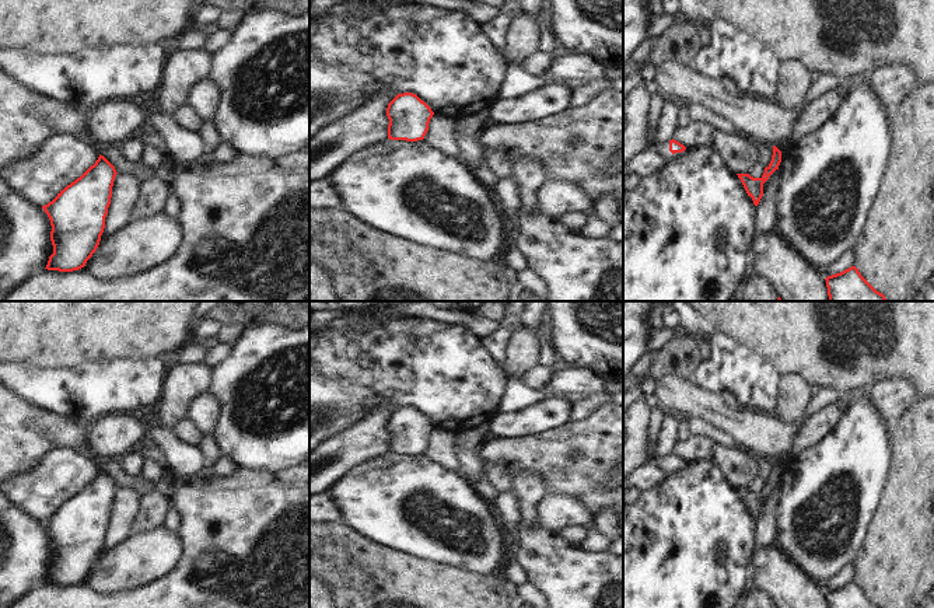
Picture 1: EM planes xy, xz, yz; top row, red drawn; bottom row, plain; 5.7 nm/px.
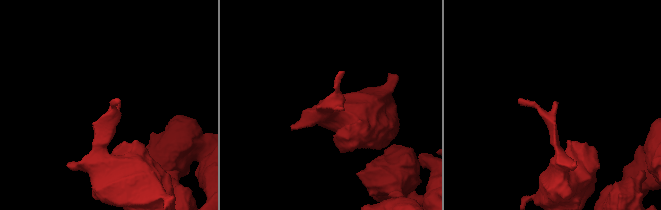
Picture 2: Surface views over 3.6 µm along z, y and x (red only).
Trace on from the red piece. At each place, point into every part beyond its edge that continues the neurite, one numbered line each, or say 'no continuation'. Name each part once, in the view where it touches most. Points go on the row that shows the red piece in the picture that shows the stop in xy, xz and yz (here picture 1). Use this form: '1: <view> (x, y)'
1: yz (663, 147)

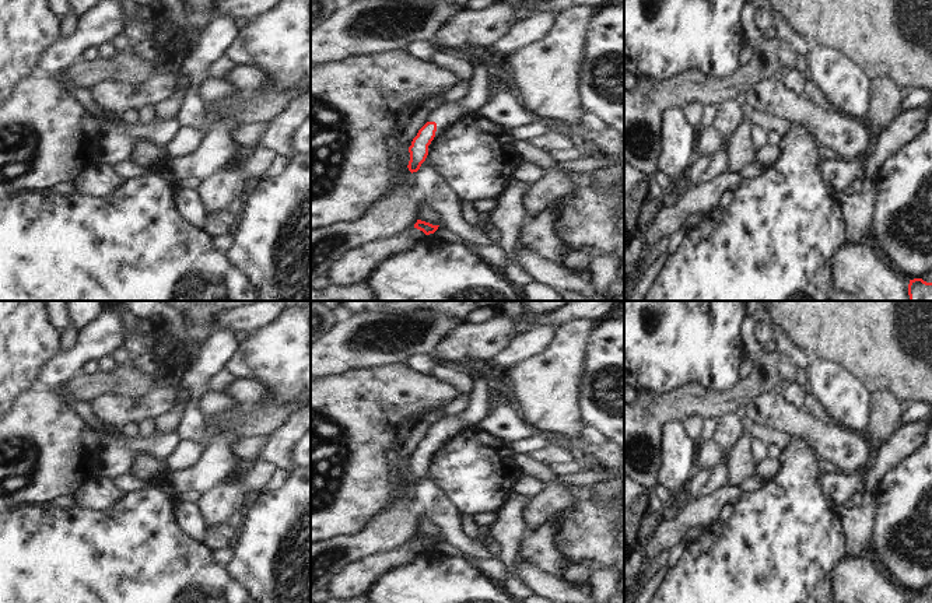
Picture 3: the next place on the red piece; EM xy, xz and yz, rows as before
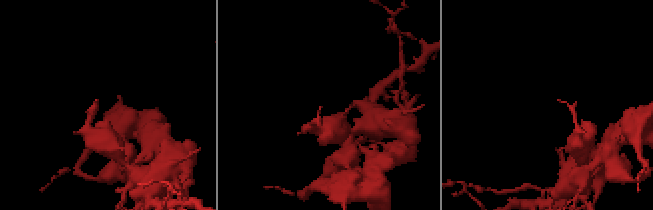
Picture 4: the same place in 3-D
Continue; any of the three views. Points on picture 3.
1: xz (475, 100)

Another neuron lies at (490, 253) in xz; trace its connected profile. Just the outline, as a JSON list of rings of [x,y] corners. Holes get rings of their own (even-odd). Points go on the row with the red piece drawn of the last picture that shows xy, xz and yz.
[[[462,241],[473,255],[479,256],[486,264],[500,269],[504,262],[504,252],[498,245],[494,243],[466,243]]]

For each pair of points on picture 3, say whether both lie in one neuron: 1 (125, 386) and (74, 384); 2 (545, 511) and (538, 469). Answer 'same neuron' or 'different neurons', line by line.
1: same neuron
2: same neuron

